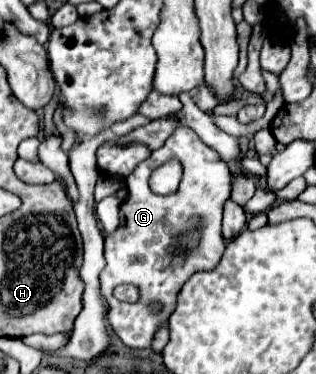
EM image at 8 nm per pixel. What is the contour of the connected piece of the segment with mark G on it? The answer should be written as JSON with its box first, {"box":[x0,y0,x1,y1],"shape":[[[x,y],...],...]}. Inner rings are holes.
{"box":[101,125,231,349],"shape":[[[179,125],[175,129],[175,133],[165,141],[165,145],[157,151],[151,153],[151,157],[147,157],[147,161],[141,161],[131,175],[127,175],[125,185],[129,189],[127,199],[121,203],[119,207],[119,227],[105,237],[105,259],[107,259],[107,267],[101,271],[101,291],[103,297],[109,305],[109,325],[113,327],[113,331],[117,333],[117,337],[131,349],[147,349],[151,345],[153,333],[157,331],[157,327],[169,319],[169,315],[175,309],[177,303],[177,293],[181,291],[181,287],[185,285],[185,281],[197,273],[197,271],[209,271],[213,269],[221,257],[223,257],[223,249],[225,249],[225,241],[221,235],[221,217],[223,217],[223,205],[225,201],[231,197],[231,171],[227,167],[227,163],[219,157],[219,153],[215,149],[211,149],[209,145],[205,145],[195,133],[193,129],[187,129],[185,125]],[[169,159],[177,159],[183,165],[183,177],[179,183],[179,189],[171,195],[155,195],[149,189],[149,175],[153,173],[153,169],[157,169],[159,165],[167,163]],[[121,283],[131,283],[137,285],[141,291],[141,299],[133,305],[129,303],[121,303],[113,297],[113,289]],[[157,301],[161,303],[159,311],[151,311],[147,307],[147,303]]]}

